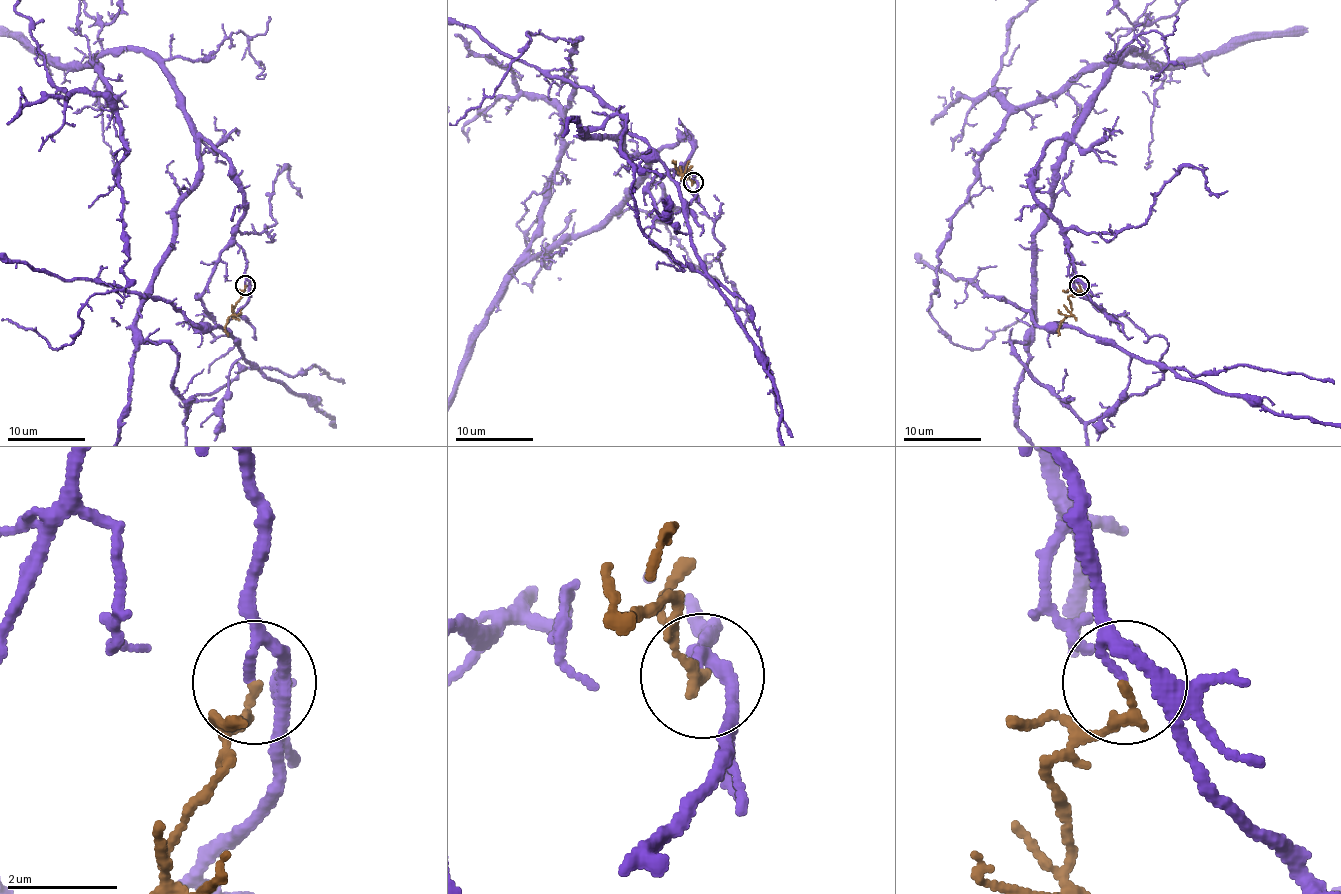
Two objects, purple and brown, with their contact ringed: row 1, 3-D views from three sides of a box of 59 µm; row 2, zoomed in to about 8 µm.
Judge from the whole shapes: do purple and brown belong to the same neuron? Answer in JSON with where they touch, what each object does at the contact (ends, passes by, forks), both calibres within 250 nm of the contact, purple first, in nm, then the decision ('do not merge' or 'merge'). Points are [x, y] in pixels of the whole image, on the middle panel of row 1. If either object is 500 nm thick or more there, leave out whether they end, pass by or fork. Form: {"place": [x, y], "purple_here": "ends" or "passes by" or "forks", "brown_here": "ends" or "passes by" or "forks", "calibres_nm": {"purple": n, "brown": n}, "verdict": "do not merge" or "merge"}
{"place": [693, 182], "purple_here": "passes by", "brown_here": "ends", "calibres_nm": {"purple": 110, "brown": 180}, "verdict": "do not merge"}

